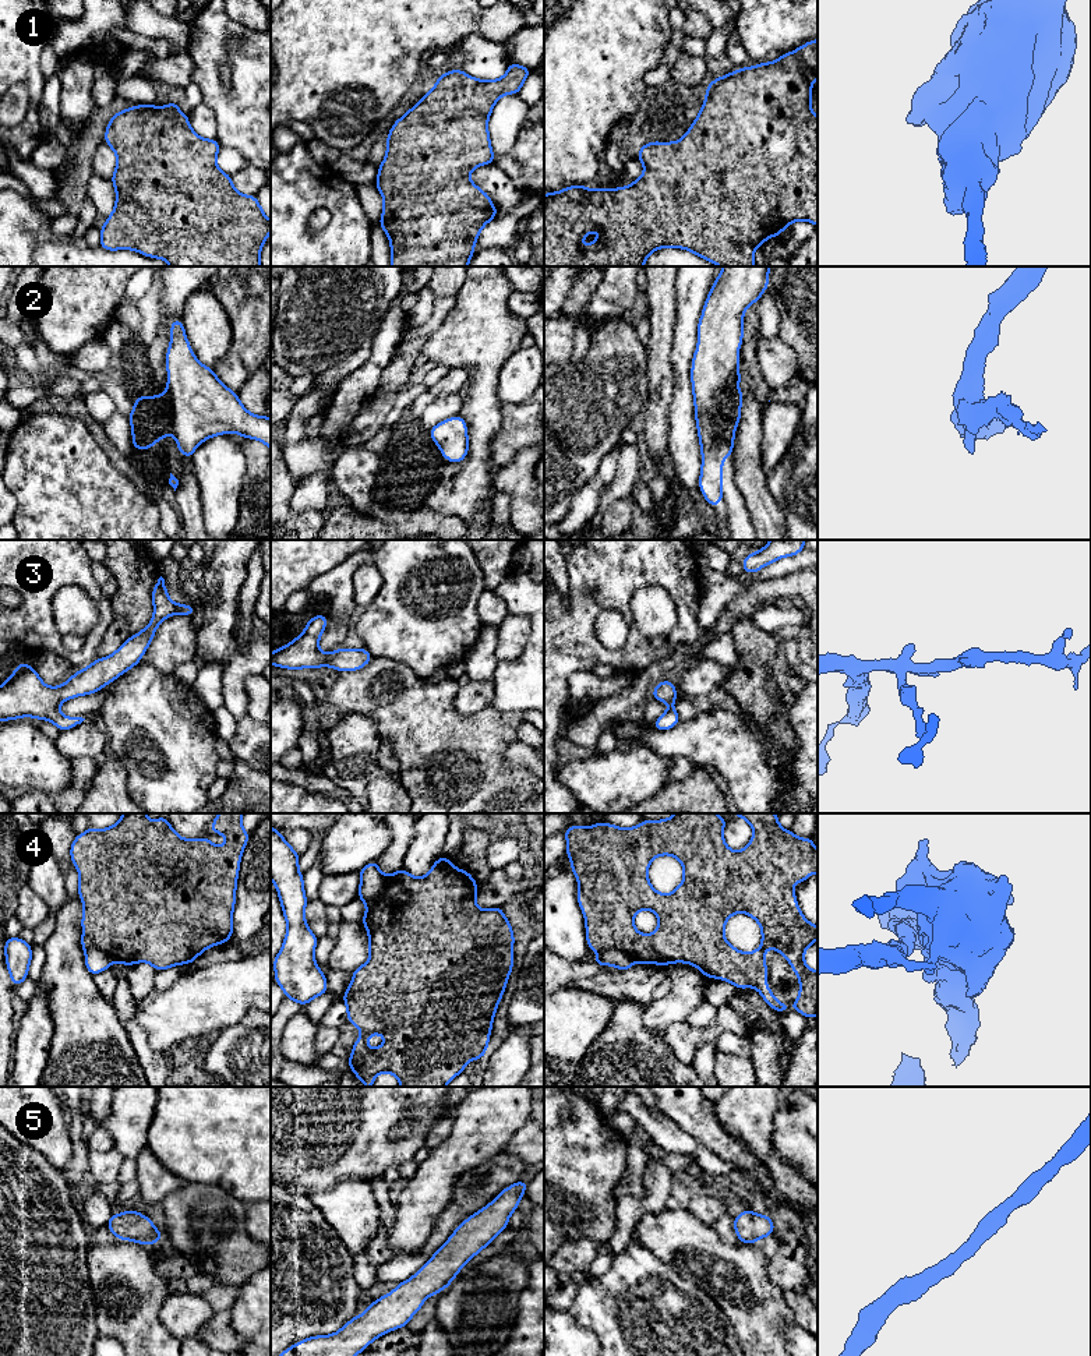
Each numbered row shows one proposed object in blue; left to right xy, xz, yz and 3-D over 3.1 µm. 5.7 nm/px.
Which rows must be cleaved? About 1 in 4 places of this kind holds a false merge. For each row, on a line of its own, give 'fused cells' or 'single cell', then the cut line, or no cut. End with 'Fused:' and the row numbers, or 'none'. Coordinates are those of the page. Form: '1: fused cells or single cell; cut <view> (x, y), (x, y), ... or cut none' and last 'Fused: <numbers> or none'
1: single cell; cut none
2: single cell; cut none
3: single cell; cut none
4: fused cells; cut yz (599, 950), (621, 949), (635, 960)
5: single cell; cut none
Fused: 4

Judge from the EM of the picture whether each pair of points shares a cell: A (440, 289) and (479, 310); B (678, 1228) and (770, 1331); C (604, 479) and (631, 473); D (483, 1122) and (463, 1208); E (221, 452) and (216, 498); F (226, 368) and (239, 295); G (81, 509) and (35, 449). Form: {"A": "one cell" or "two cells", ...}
{"A": "two cells", "B": "one cell", "C": "two cells", "D": "two cells", "E": "one cell", "F": "one cell", "G": "one cell"}

